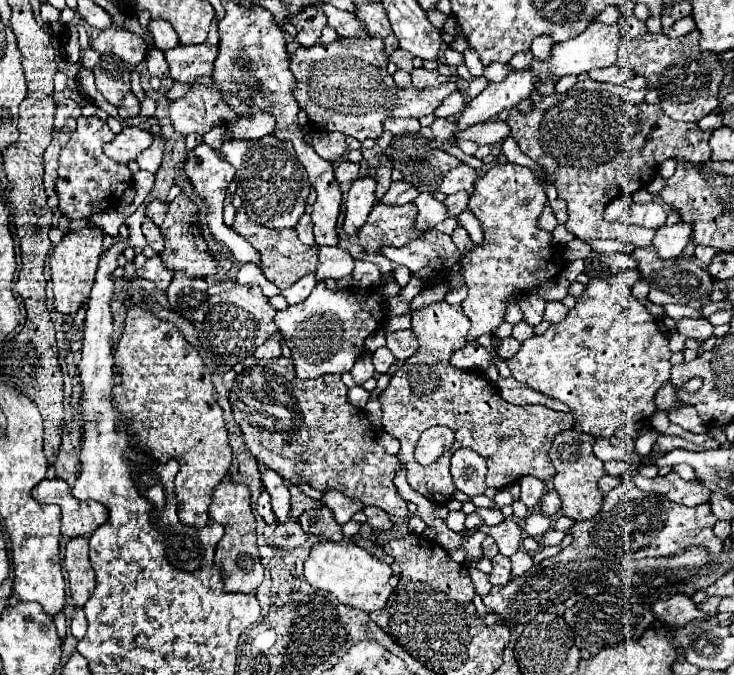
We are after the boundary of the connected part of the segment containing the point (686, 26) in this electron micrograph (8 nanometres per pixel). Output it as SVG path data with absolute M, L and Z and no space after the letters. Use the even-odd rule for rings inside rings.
M686 16L686 18L680 18L678 22L674 22L674 26L666 30L666 36L670 36L670 38L684 36L684 34L688 34L688 32L690 32L690 30L694 30L694 28L696 28L694 20L692 20L690 16Z

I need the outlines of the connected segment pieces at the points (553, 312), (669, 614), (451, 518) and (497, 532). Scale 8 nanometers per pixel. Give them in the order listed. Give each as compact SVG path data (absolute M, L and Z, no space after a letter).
M546 302L544 320L548 320L550 324L556 324L556 322L564 320L566 314L568 314L568 308L562 302Z
M676 594L666 602L656 602L654 612L656 612L658 620L662 620L670 626L686 626L688 622L704 622L704 620L716 616L716 612L714 614L700 612L696 608L696 604L692 602L692 598L688 598L684 594L682 596Z
M450 512L448 518L446 518L446 526L448 526L450 530L454 530L454 532L464 534L464 536L470 534L470 530L466 532L466 528L464 528L464 512Z
M504 520L496 526L490 526L486 530L486 534L494 538L494 542L500 548L500 554L504 554L504 556L516 554L520 548L520 542L522 542L522 528L514 520Z

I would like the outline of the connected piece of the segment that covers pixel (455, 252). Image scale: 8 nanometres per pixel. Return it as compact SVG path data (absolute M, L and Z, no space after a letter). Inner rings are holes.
M428 230L420 238L408 242L402 248L384 246L380 250L388 260L406 266L412 274L424 266L432 266L434 270L442 270L448 274L456 274L460 269L460 250L454 246L448 234L438 230Z

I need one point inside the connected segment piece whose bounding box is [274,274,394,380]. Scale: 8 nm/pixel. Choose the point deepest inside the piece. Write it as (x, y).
(325, 333)

